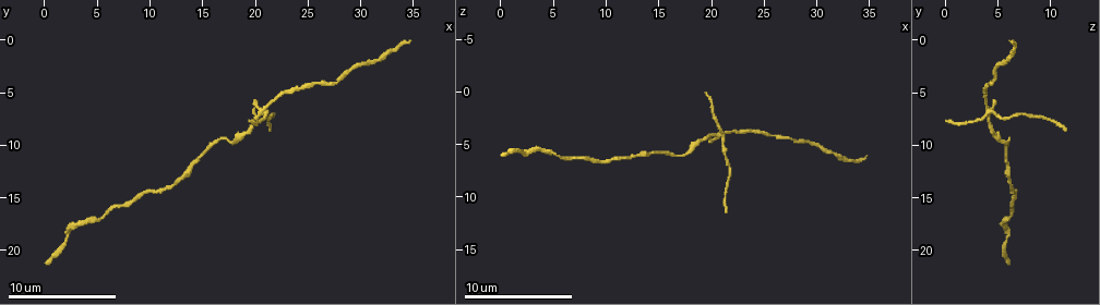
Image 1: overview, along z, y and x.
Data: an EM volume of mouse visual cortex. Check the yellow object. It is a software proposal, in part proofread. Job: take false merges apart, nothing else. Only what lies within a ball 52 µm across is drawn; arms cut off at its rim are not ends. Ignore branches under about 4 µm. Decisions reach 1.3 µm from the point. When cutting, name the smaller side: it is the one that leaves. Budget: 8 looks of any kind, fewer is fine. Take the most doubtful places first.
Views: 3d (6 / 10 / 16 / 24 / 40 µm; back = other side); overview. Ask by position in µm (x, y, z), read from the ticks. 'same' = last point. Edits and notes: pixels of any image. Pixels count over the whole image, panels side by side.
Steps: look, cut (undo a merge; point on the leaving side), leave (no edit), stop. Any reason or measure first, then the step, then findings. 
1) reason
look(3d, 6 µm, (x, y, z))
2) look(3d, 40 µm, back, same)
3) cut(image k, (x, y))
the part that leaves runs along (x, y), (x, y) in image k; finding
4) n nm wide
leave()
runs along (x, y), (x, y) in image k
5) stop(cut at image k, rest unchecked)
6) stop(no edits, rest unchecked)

looks like a crossing
look(3d, 10 µm, (21.0, 6.6, 4.4))

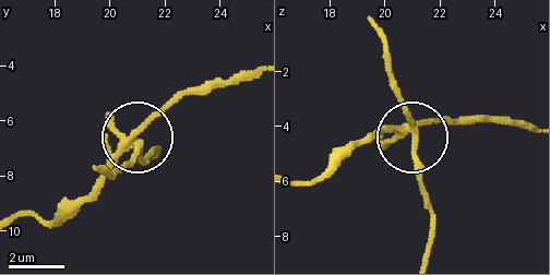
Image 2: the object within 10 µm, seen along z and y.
look(3d, 10 µm, back, (21.1, 6.8, 4.1))

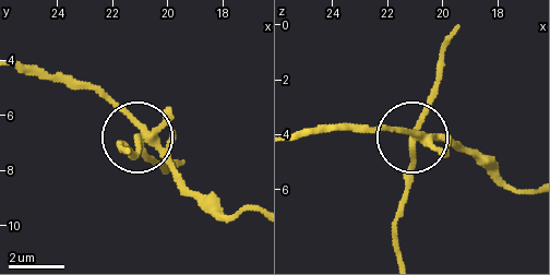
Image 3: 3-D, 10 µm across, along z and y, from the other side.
4 arms
cut(image 3, (134, 153))
the part that leaves runs along (415, 143), (394, 231), (396, 253) in image 3; two neurons meet here

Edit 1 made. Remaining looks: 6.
look(3d, 10 µm, (17.4, 9.8, 6.2))

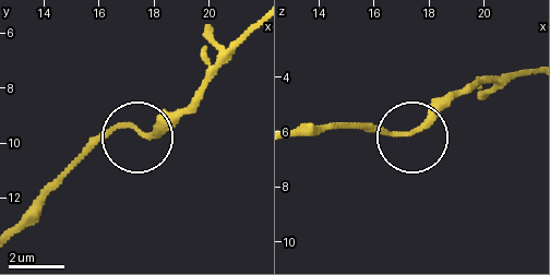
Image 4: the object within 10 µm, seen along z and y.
look(3d, 6 µm, (17.4, 9.6, 6.0))

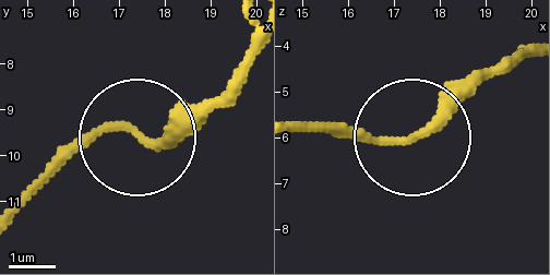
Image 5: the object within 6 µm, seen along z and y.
leave()
runs along (416, 134), (479, 71) in image 5; one neuron here

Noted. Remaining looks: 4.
narrows sharply
look(3d, 10 µm, (26.0, 4.4, 4.2))

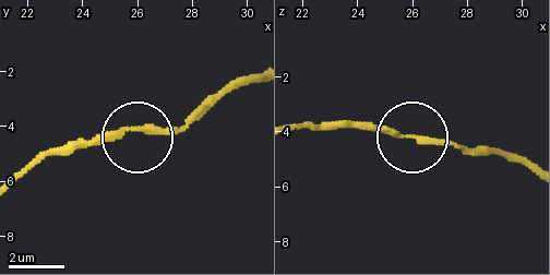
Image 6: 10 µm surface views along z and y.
leave()
runs along (296, 129), (351, 123), (443, 138), (476, 152) in image 6; continuous, no second neuron

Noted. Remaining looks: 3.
sudden change in width
look(3d, 6 µm, (7.4, 15.8, 6.2))

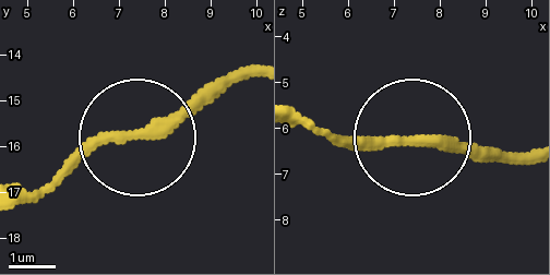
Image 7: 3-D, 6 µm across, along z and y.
from behind
look(3d, 6 µm, back, (7.20, 15.80, 6.25))

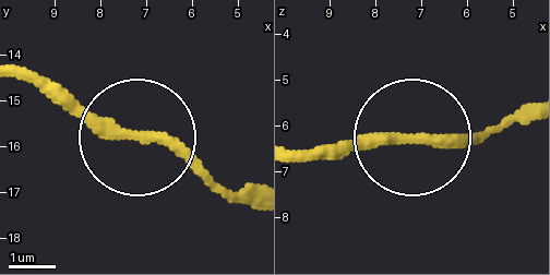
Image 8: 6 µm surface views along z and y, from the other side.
leave()
runs along (21, 70), (174, 144), (228, 195) in image 8; all the same neuron

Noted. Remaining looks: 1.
stop(cut at image 3, rest unchecked)

